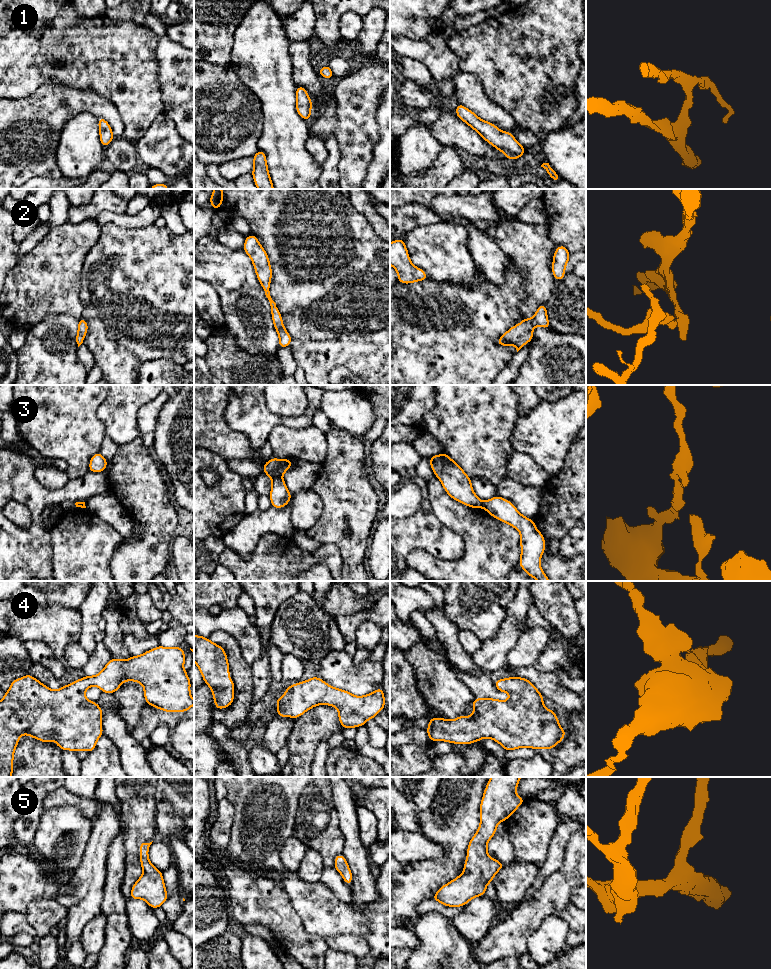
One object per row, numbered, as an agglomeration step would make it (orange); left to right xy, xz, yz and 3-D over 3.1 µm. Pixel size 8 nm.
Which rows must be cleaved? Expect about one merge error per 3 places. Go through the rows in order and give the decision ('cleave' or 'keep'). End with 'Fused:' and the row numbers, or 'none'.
1: keep
2: keep
3: cleave
4: keep
5: keep
Fused: 3

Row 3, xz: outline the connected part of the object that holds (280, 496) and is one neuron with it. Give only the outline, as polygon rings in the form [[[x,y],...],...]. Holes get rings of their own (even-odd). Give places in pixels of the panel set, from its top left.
[[[281,477],[272,478],[269,497],[271,499],[271,506],[274,508],[282,508],[289,503],[292,495]]]

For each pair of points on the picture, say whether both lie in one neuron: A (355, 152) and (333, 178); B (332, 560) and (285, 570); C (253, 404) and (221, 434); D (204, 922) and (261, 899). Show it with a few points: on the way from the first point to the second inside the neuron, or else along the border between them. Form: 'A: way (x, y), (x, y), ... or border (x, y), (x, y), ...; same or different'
A: border (340, 149), (338, 178); different
B: way (320, 558), (297, 560); same
C: border (226, 402), (227, 423), (248, 439); different
D: border (225, 887), (228, 893), (230, 909); different

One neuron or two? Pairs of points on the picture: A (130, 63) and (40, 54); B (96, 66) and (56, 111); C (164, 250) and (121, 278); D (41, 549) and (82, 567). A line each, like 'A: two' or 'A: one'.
A: one
B: two
C: one
D: two

